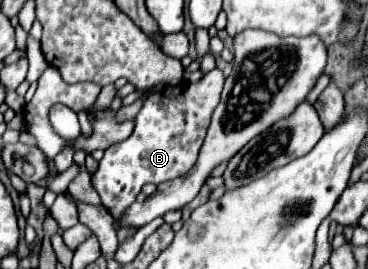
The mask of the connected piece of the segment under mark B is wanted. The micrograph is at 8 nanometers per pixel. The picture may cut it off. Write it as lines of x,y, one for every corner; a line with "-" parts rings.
214,69
198,83
180,83
176,87
164,87
158,93
152,93
140,113
136,115
134,133
104,151
104,157
98,169
92,173
92,187
98,191
102,205
110,211
112,217
120,217
124,209
134,203
136,195
146,183
164,183
180,175
186,175
202,147
206,129
212,117
212,111
220,103
220,93
224,85
222,71

